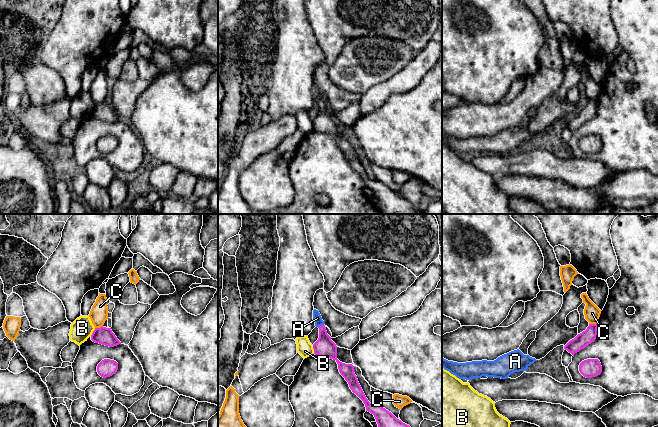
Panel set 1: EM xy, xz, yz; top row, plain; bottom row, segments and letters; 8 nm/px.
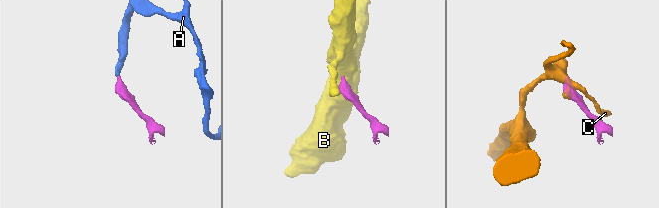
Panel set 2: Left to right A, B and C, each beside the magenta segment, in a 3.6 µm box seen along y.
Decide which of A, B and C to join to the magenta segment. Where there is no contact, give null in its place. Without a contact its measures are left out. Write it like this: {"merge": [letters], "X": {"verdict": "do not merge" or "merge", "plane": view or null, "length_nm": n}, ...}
{"merge": ["A"], "A": {"verdict": "merge", "plane": "xz", "length_nm": 50}, "B": {"verdict": "do not merge", "plane": "xz", "length_nm": 70}, "C": {"verdict": "do not merge", "plane": "xy", "length_nm": 70}}

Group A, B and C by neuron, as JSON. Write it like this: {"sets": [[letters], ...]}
{"sets": [["A"], ["B"], ["C"]]}

